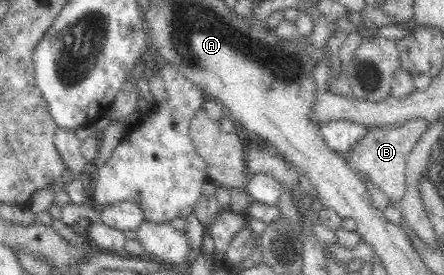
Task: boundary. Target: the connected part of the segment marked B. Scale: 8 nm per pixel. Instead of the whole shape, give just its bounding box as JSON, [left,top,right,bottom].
[344,119,428,205]

